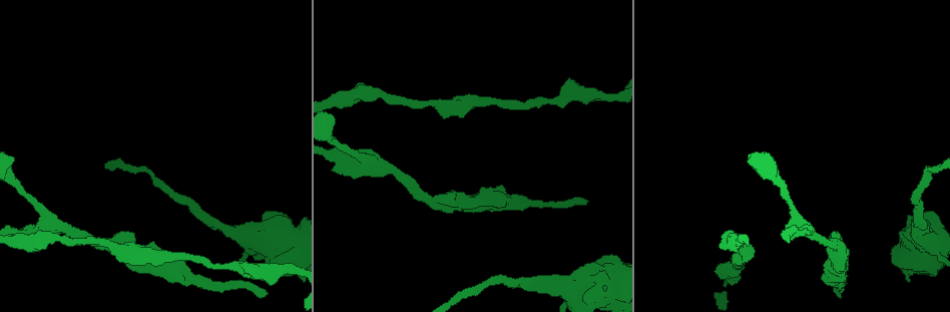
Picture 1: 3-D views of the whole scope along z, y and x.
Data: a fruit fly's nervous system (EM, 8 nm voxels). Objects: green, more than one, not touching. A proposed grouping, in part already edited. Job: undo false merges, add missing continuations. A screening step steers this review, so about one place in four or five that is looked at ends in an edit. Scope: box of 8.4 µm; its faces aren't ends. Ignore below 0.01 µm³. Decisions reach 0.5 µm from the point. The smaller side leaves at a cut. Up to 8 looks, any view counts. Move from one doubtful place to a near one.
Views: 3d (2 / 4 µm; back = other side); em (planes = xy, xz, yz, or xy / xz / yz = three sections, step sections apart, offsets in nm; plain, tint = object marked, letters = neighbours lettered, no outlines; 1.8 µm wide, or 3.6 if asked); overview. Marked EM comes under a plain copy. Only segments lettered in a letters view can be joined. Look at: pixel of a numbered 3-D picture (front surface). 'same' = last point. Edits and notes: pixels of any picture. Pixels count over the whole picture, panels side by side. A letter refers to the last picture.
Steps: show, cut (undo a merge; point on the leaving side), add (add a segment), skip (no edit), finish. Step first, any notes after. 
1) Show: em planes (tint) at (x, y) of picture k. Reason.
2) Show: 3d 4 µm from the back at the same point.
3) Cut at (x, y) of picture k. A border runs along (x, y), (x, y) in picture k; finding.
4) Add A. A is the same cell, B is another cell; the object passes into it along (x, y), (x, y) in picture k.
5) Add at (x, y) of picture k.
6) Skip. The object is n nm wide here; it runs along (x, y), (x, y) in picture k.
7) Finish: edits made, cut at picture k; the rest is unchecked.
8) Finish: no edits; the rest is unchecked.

Show: 3d 2 µm at (838, 294) of picture 1. Free end.

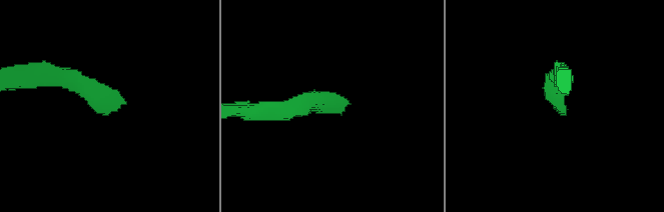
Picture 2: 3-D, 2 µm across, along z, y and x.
Show: em 3.6 µm planes (letters) at (556, 107) of picture 2. Shape alone is not enough.

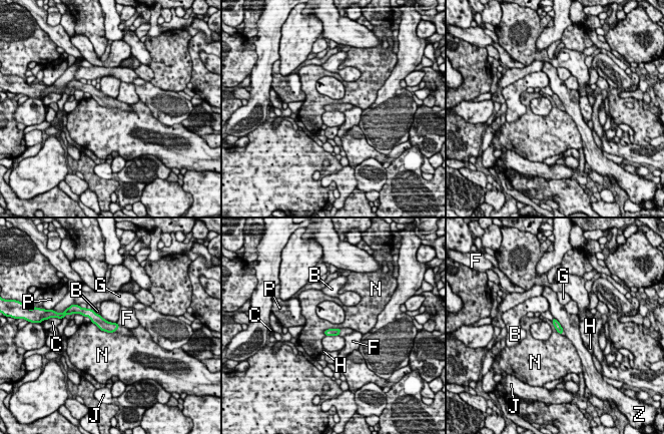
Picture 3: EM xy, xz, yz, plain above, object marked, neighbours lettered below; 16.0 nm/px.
Skip. The longest contact is with N, 420 nm; B, C, F, G, H, J, N, P and Z are other cells; it runs along (87, 312), (103, 325), (115, 327) in picture 3; no lettered segment goes on from it.

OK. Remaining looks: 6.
Show: em planes (letters) at (797, 223) of picture 1. Four-way junction.

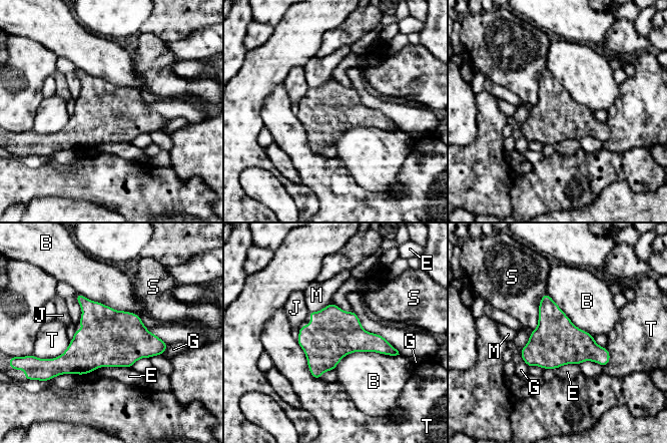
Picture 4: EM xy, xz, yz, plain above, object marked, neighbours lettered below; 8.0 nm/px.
Skip. The longest contact is with B, 550 nm; B, E, G, J, M, S and T are other cells; a border runs along (399, 354), (351, 352), (334, 369) in picture 4; all the same cell.

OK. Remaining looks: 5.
Show: 3d 4 µm at (755, 158) of picture 1. Free end.

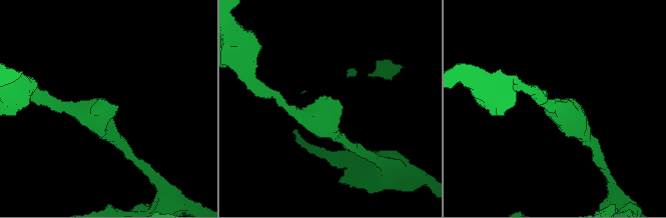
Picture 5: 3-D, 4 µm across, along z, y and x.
Show: em planes (tint) at (340, 106) of picture 5. Shape alone is not enough.

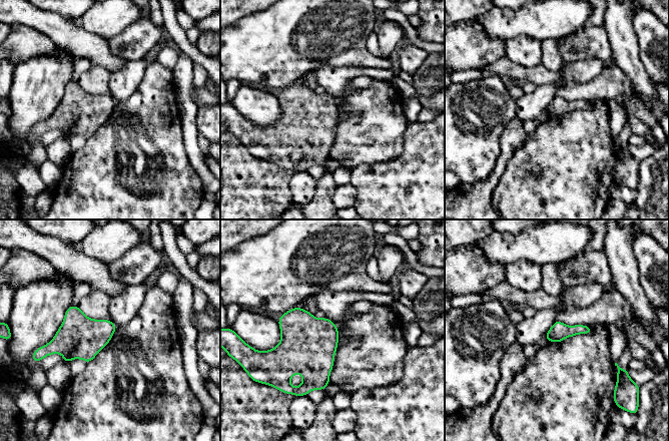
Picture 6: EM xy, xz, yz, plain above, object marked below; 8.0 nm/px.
Show: em planes (letters) at the same point. What lies round it.

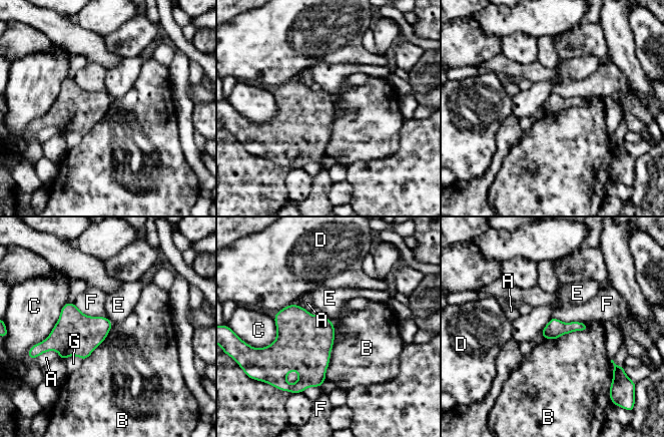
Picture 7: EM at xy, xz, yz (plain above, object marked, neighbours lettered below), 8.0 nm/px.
Skip. A, B, C, D, E, F and G are other cells; a border runs along (333, 322), (334, 346), (325, 379) in picture 7; no lettered segment goes on from it.

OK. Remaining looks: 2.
Finish: no edits; the rest is unchecked.

